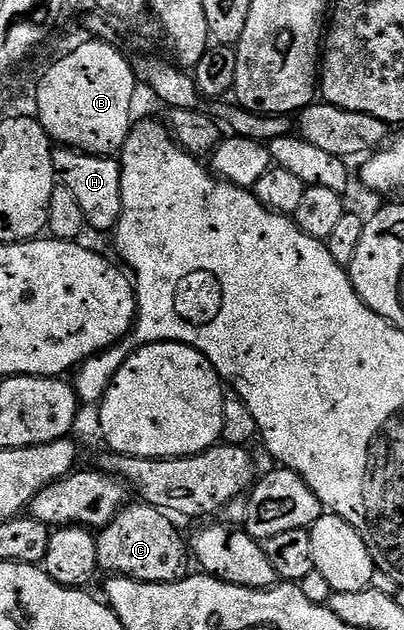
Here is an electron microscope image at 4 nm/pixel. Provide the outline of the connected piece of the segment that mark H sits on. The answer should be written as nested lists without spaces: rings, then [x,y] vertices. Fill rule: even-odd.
[[[57,145],[52,152],[52,163],[59,185],[70,188],[82,207],[87,229],[115,231],[120,223],[122,208],[122,172],[115,157],[102,154],[86,154],[70,146]]]

